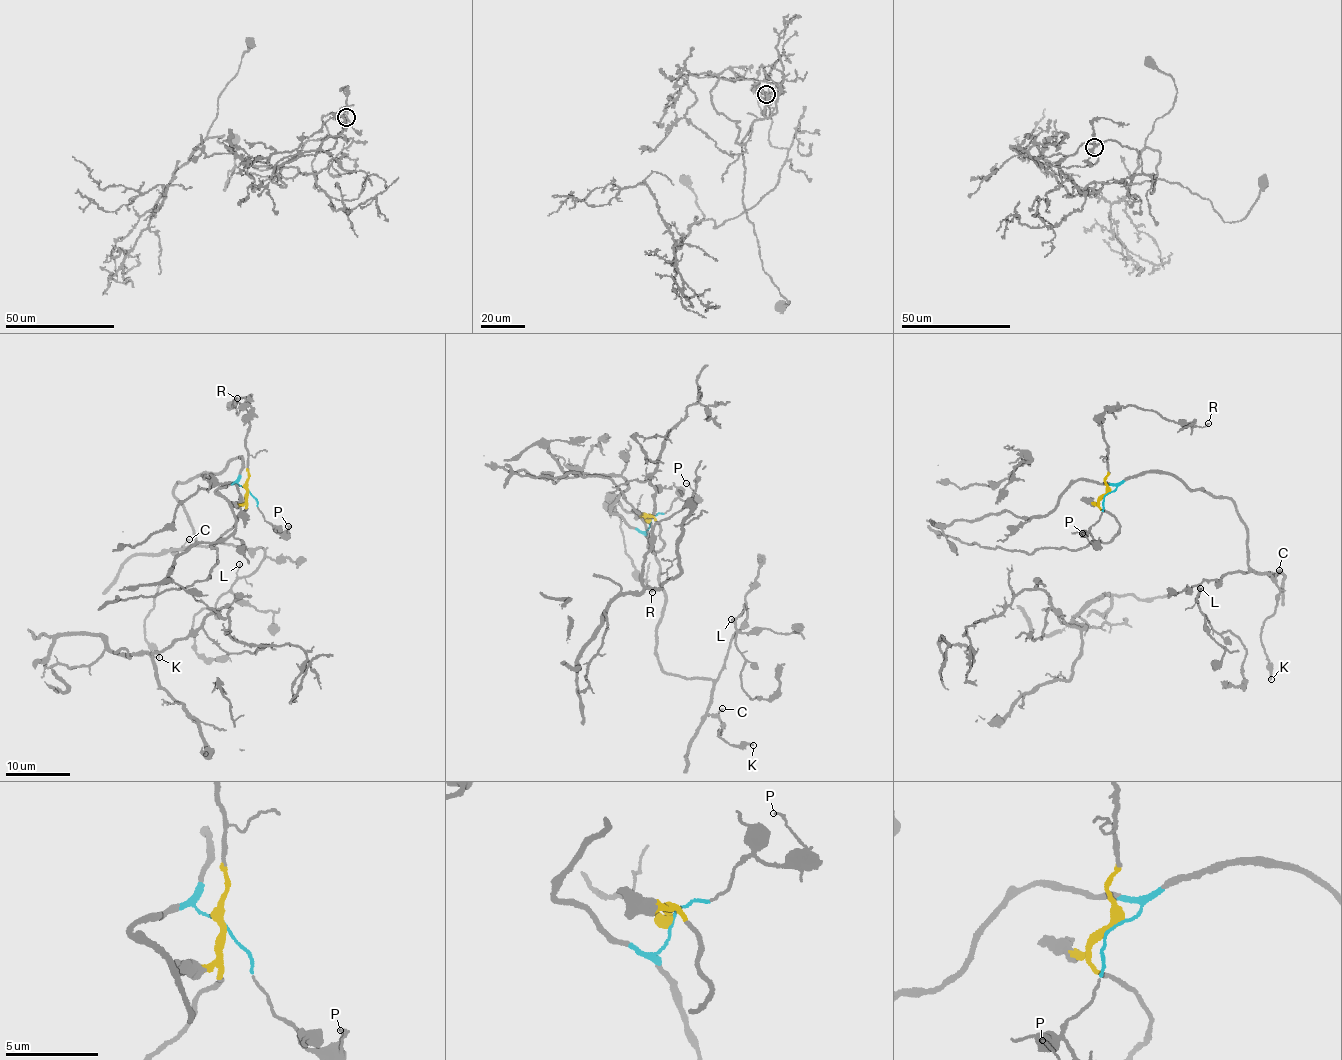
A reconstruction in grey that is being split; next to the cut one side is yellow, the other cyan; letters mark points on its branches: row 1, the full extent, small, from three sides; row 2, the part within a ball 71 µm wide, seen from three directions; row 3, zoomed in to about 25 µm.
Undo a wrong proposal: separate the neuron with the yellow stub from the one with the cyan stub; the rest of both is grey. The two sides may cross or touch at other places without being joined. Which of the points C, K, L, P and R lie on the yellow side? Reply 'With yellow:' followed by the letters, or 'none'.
With yellow: R

